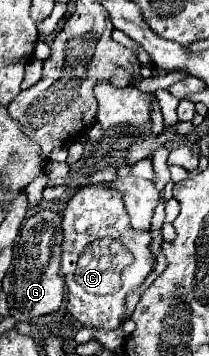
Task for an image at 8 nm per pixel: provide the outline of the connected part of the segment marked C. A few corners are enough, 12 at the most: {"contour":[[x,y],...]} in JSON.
{"contour":[[83,186],[63,214],[67,310],[123,324],[153,266],[117,192]]}

